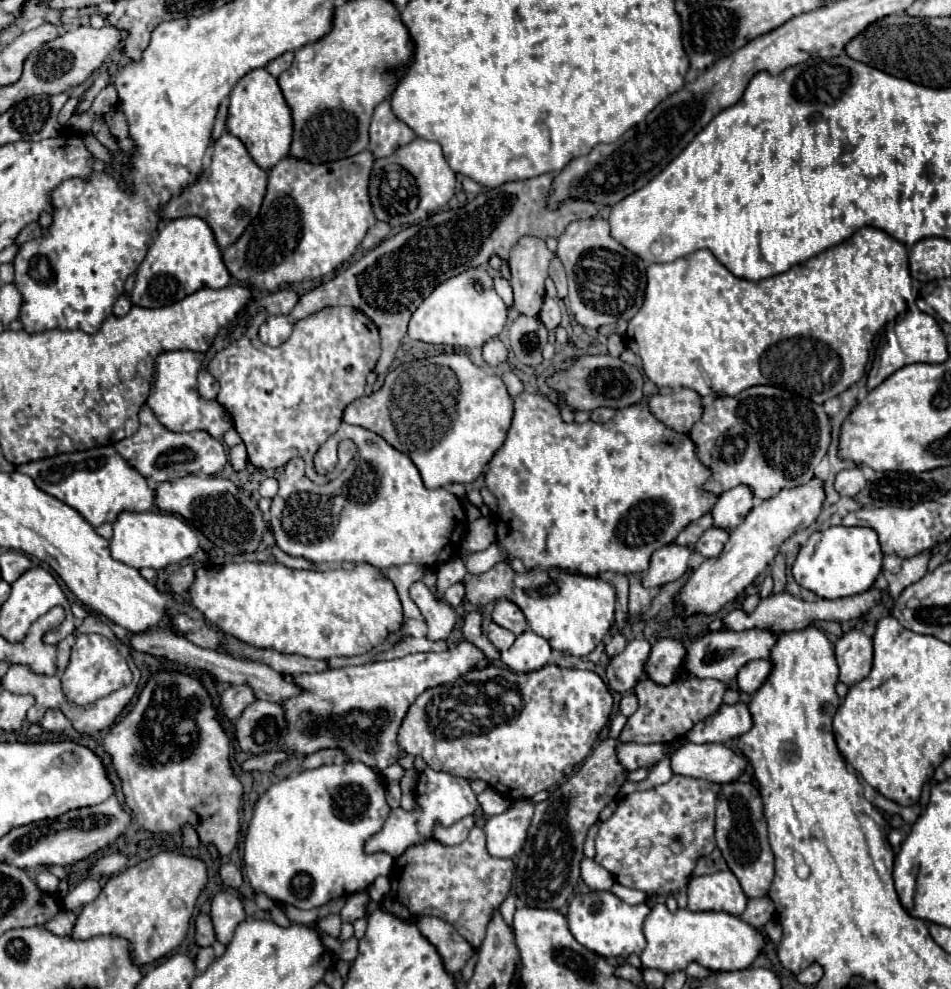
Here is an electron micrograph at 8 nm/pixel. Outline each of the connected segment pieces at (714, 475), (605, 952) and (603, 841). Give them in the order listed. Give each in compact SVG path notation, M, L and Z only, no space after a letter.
M757 385L735 397L715 397L711 403L705 403L703 415L689 431L689 437L695 443L697 459L711 471L711 477L703 483L705 491L719 495L737 485L747 485L755 497L771 499L781 489L793 489L813 479L813 469L827 453L831 441L831 421L823 411L823 405L787 393L779 387Z
M597 891L597 893L575 895L569 903L567 921L573 937L587 949L603 957L627 957L631 953L639 955L645 949L645 937L641 925L647 913L649 913L647 903L627 905L609 891Z
M673 775L665 785L627 795L619 801L615 815L599 825L595 861L625 887L657 895L677 893L679 883L687 885L695 861L715 849L715 799L719 789L721 785L709 781Z

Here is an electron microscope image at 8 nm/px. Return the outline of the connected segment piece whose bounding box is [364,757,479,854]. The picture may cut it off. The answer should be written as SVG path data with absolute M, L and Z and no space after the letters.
M415 757L415 769L419 771L419 785L417 785L417 807L419 809L415 809L415 811L403 811L401 807L393 809L389 813L389 819L385 821L383 829L366 841L364 845L366 853L378 851L393 853L393 849L391 849L393 843L405 845L405 847L421 843L433 835L433 823L435 821L441 821L445 827L449 827L455 821L463 819L465 815L475 813L479 803L477 803L477 795L473 793L467 779L453 777L453 775L441 773L441 771L433 771L425 765L425 761L421 757Z

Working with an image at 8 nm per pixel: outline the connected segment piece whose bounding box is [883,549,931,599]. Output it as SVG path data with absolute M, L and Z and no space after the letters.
M931 549L929 551L923 551L919 555L909 557L903 563L903 567L901 567L901 571L897 575L893 575L889 571L883 571L885 579L889 579L889 589L887 589L889 591L889 597L895 599L901 593L901 589L905 589L907 585L911 585L913 581L919 581L927 573L929 559L931 559Z

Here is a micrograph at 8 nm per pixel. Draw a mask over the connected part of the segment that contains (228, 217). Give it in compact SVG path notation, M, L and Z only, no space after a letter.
M223 133L213 145L209 169L199 175L199 181L195 185L187 187L181 195L173 197L169 205L163 207L163 219L177 219L187 215L201 217L215 233L217 245L225 249L233 245L251 223L251 219L257 217L265 197L265 189L267 171L251 159L245 145L237 137L233 137L231 133Z

